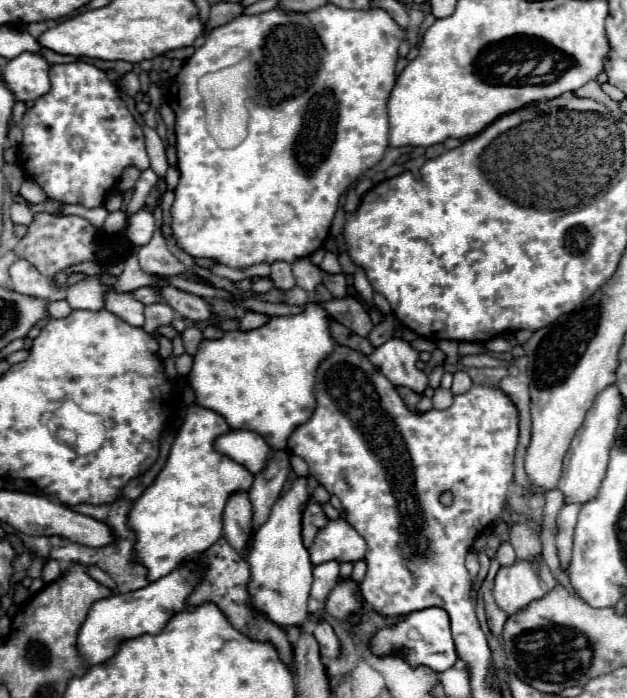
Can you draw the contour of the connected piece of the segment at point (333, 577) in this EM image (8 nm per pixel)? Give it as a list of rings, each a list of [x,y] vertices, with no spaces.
[[[324,562],[324,564],[316,566],[314,572],[312,572],[310,596],[324,602],[338,582],[338,570],[340,570],[340,566],[336,562]]]

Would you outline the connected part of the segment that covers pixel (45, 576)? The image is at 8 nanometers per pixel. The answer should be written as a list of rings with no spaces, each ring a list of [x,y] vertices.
[[[48,560],[46,566],[44,566],[44,572],[42,572],[42,580],[48,584],[48,582],[56,580],[60,574],[62,574],[60,562],[58,562],[58,560]]]

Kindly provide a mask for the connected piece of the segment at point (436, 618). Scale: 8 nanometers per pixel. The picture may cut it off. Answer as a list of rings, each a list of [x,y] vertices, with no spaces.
[[[426,608],[426,610],[400,616],[396,624],[384,626],[372,636],[370,648],[372,648],[372,654],[376,656],[392,656],[392,654],[402,656],[404,654],[404,660],[412,668],[428,666],[434,672],[444,672],[458,660],[452,634],[450,634],[450,626],[448,626],[448,614],[444,614],[444,610],[440,608]]]

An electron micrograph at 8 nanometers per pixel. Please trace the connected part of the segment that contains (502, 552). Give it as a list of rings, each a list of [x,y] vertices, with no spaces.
[[[500,542],[500,546],[498,546],[498,550],[496,550],[496,558],[498,558],[498,562],[500,564],[504,564],[504,566],[508,566],[508,564],[512,564],[512,562],[516,562],[516,552],[514,552],[514,548],[512,548],[512,544],[510,542]]]

